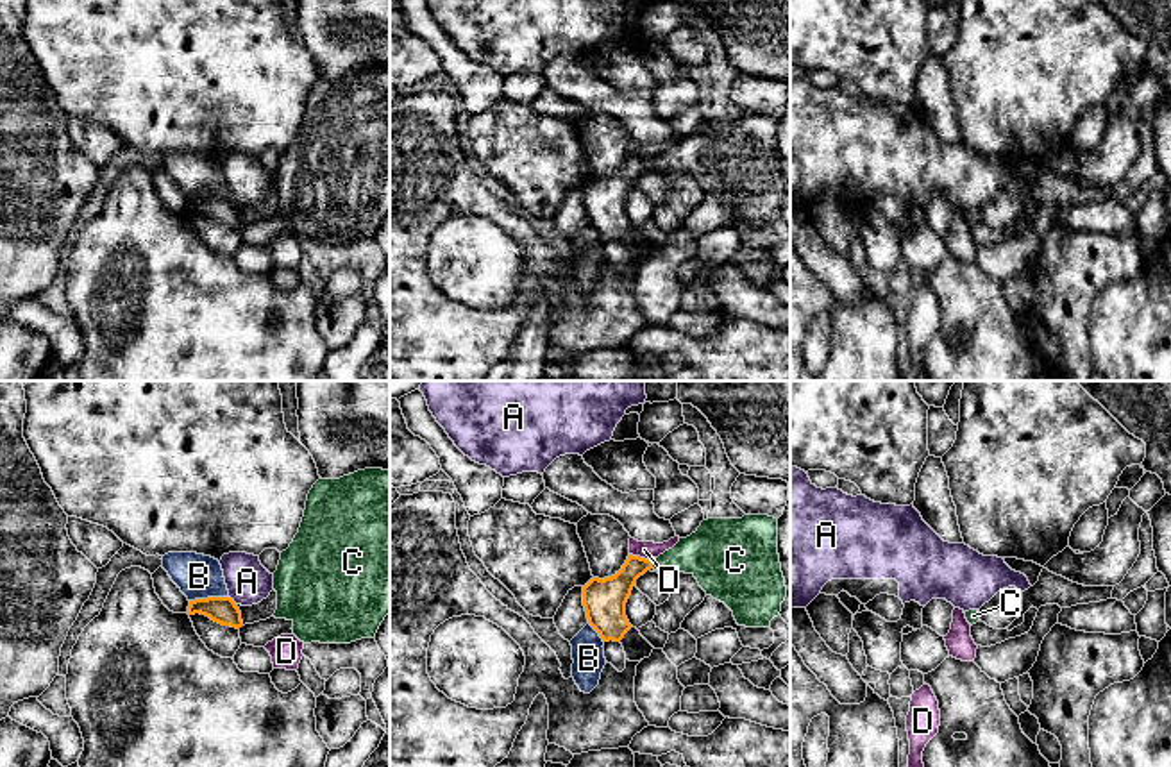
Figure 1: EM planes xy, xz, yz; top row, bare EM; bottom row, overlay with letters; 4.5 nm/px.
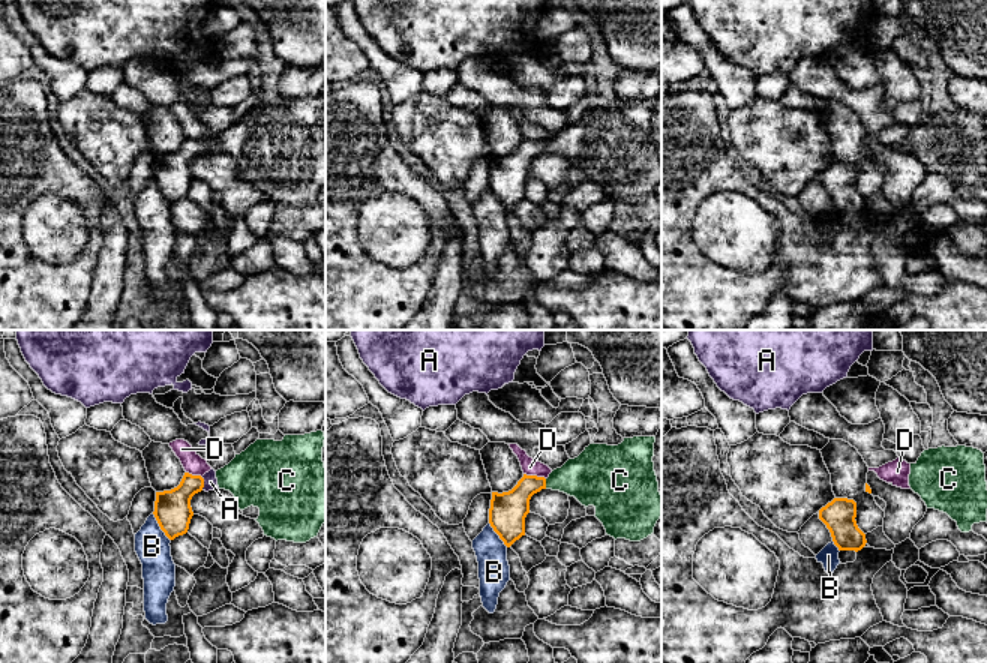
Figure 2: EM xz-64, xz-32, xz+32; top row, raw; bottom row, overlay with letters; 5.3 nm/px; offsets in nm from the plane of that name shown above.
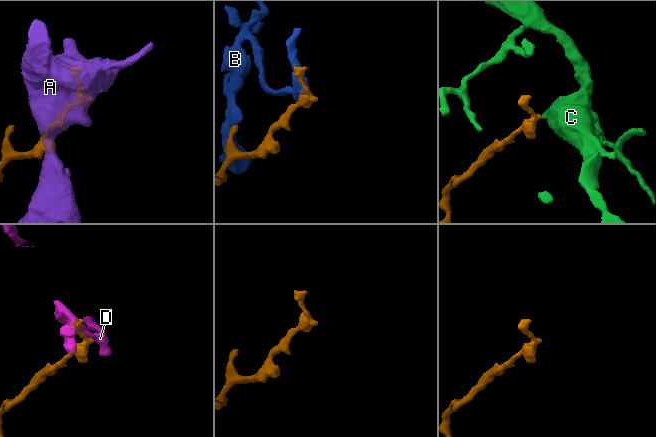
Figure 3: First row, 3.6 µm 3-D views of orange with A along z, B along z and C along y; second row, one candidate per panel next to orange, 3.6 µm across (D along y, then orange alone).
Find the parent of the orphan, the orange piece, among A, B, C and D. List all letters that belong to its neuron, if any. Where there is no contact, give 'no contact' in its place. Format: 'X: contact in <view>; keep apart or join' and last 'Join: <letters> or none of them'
A: contact in xy; keep apart
B: contact in xy; keep apart
C: contact in xz; join
D: contact in xz; keep apart
Join: C

